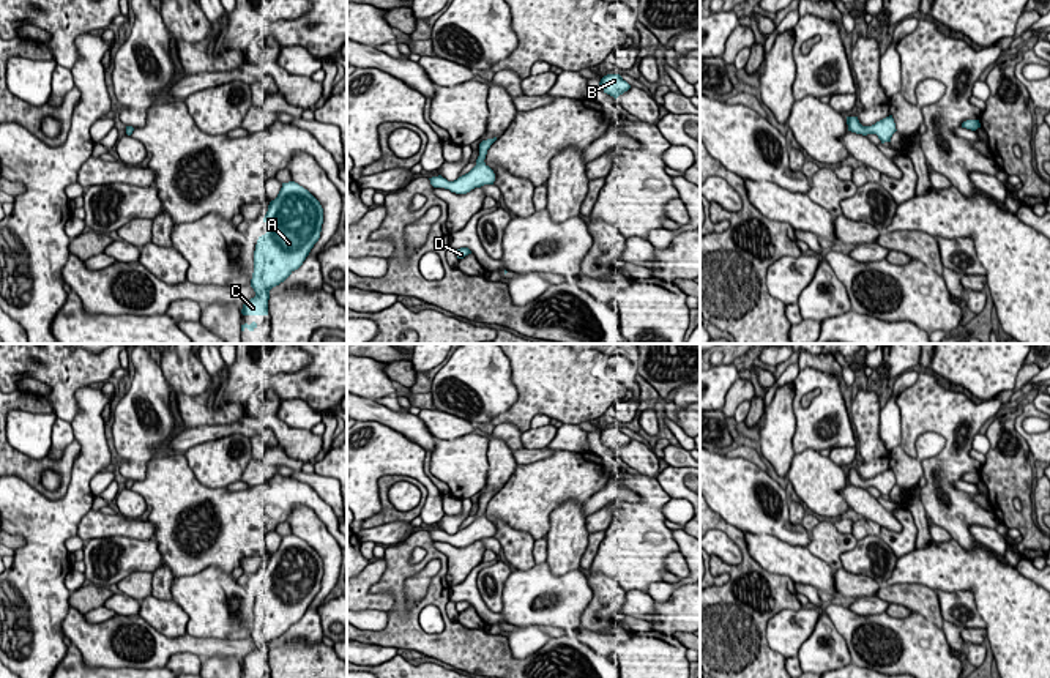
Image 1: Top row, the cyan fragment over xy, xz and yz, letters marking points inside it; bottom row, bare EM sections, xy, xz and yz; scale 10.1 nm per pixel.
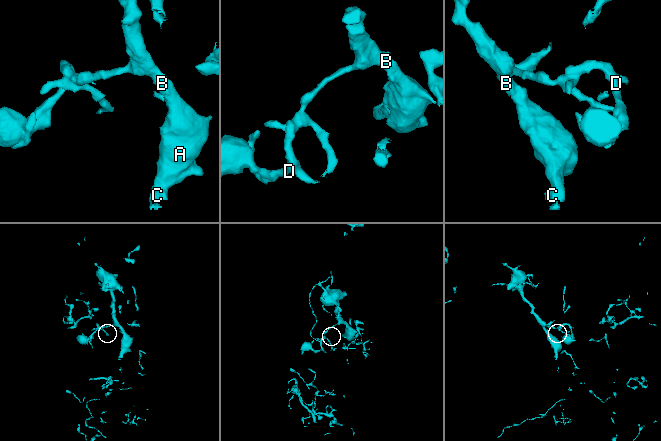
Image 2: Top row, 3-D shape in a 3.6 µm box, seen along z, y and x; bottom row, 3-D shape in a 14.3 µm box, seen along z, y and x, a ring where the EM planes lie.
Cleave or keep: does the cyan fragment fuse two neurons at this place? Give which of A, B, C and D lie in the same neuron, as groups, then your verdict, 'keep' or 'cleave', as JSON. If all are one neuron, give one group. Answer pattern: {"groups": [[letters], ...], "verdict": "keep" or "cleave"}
{"groups": [["A", "B", "C"], ["D"]], "verdict": "cleave"}

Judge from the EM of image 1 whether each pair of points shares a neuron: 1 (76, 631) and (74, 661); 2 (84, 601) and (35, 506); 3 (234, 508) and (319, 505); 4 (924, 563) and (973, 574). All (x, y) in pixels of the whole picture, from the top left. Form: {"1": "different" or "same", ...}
{"1": "different", "2": "different", "3": "same", "4": "same"}

